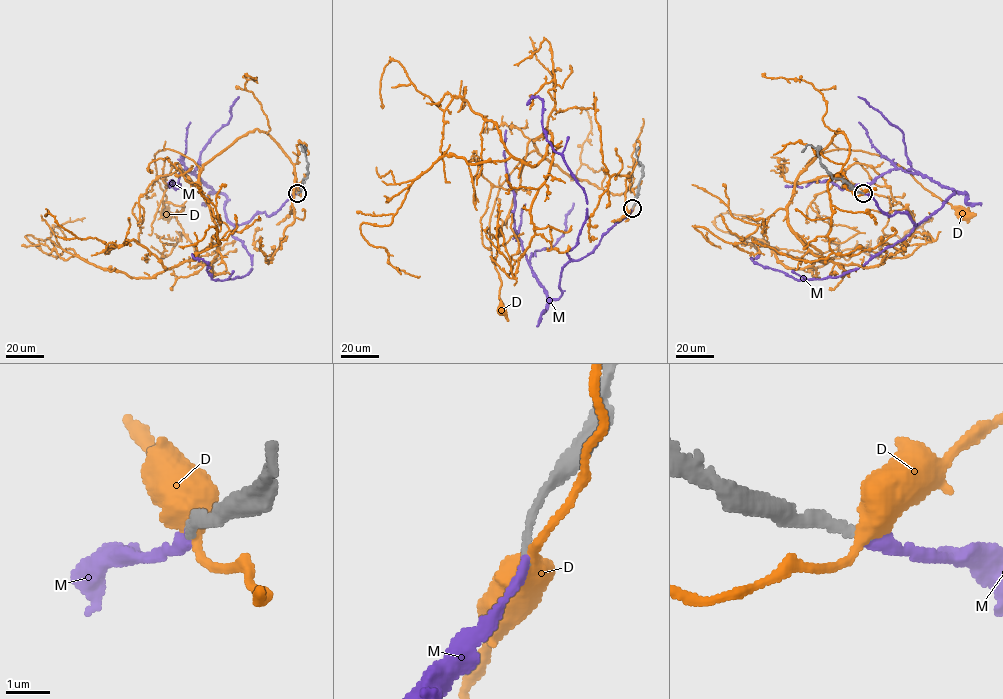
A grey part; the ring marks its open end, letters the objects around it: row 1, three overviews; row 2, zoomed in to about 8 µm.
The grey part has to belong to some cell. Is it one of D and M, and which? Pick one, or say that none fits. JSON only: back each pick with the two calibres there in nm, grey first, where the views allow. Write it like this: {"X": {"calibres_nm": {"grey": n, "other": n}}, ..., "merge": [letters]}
{"M": {"calibres_nm": {"grey": 190, "other": 240}}, "merge": ["M"]}

